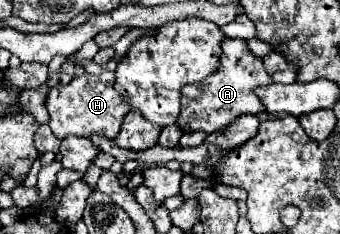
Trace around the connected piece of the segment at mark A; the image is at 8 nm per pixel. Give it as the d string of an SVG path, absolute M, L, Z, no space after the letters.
M226 38L222 40L222 54L220 54L220 66L214 74L204 78L200 84L184 86L182 88L182 110L178 116L178 126L188 132L190 130L204 130L204 132L216 132L230 124L240 114L260 114L266 112L264 104L254 94L254 88L274 84L274 78L264 68L262 58L254 56L246 44L246 40L240 38Z

